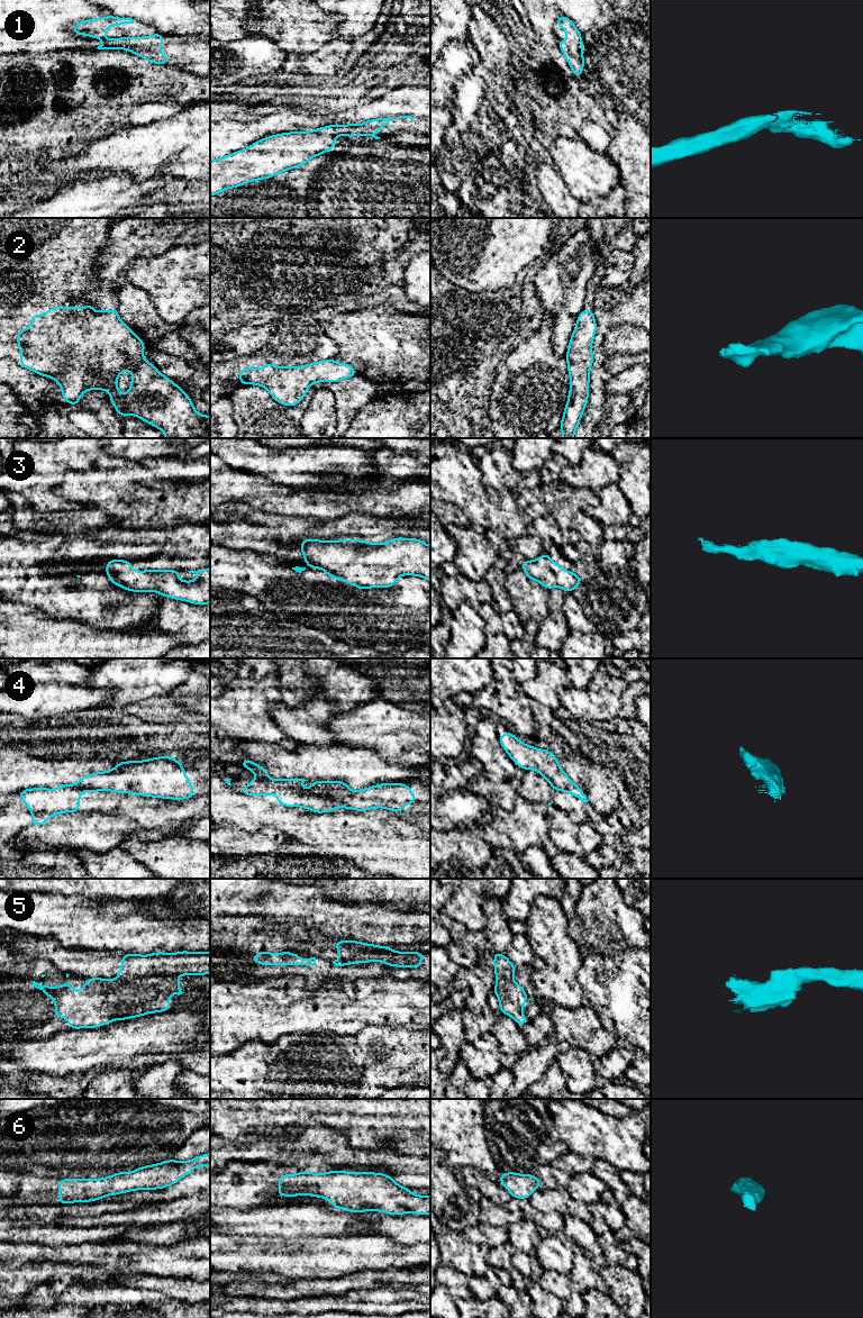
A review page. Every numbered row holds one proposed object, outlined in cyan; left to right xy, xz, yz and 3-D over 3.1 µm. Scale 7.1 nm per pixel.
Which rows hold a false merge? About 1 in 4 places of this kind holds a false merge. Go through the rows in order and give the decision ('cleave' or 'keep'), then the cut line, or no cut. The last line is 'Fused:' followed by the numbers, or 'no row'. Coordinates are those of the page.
1: keep; cut none
2: keep; cut none
3: keep; cut none
4: cleave; cut xz (318, 782), (312, 790), (336, 807)
5: cleave; cut xz (338, 948), (353, 946), (393, 952)
6: keep; cut none
Fused: 4, 5

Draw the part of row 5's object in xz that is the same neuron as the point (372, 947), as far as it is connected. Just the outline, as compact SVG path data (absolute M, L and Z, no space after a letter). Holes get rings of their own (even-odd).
M338 940L333 944L333 946L337 949L339 949L343 946L352 946L354 948L366 948L371 952L380 952L380 951L389 951L394 952L390 946L378 946L375 944L366 944L362 942L356 940Z

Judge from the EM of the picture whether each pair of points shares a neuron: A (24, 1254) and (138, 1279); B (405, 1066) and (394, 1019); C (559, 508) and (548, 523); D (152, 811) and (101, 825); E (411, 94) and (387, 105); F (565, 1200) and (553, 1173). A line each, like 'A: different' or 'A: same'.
A: different
B: different
C: different
D: different
E: same
F: different

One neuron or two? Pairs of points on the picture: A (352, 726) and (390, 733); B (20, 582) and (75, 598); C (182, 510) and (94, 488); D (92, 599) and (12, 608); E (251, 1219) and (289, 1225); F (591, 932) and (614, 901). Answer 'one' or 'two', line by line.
A: one
B: one
C: one
D: two
E: one
F: one

